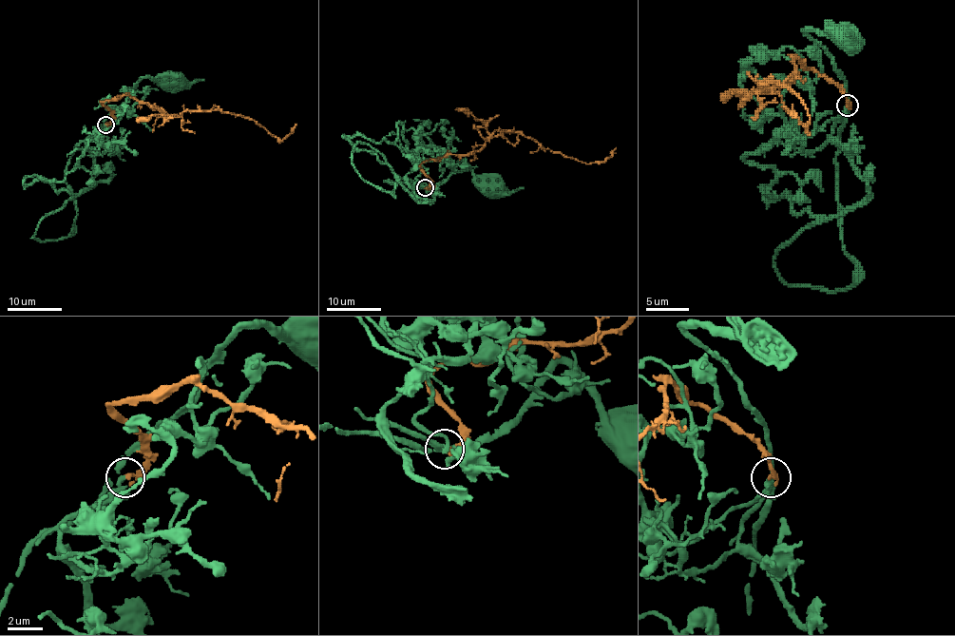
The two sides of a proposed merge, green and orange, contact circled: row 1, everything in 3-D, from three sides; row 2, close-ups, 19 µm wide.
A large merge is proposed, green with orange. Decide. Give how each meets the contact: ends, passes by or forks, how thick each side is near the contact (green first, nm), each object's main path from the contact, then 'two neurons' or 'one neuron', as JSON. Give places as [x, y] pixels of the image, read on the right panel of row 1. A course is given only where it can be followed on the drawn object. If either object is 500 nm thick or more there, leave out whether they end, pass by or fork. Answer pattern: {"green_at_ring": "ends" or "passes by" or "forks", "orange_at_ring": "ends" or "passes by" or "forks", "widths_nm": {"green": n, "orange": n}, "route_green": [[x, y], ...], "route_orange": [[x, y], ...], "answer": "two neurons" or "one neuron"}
{"green_at_ring": "forks", "orange_at_ring": "passes by", "widths_nm": {"green": 200, "orange": 200}, "route_green": [[847, 105], [844, 76], [805, 30], [838, 30], [844, 42], [844, 37]], "route_orange": [[847, 105], [796, 59], [788, 79], [766, 91], [757, 83], [791, 89], [808, 130], [784, 106]], "answer": "one neuron"}

